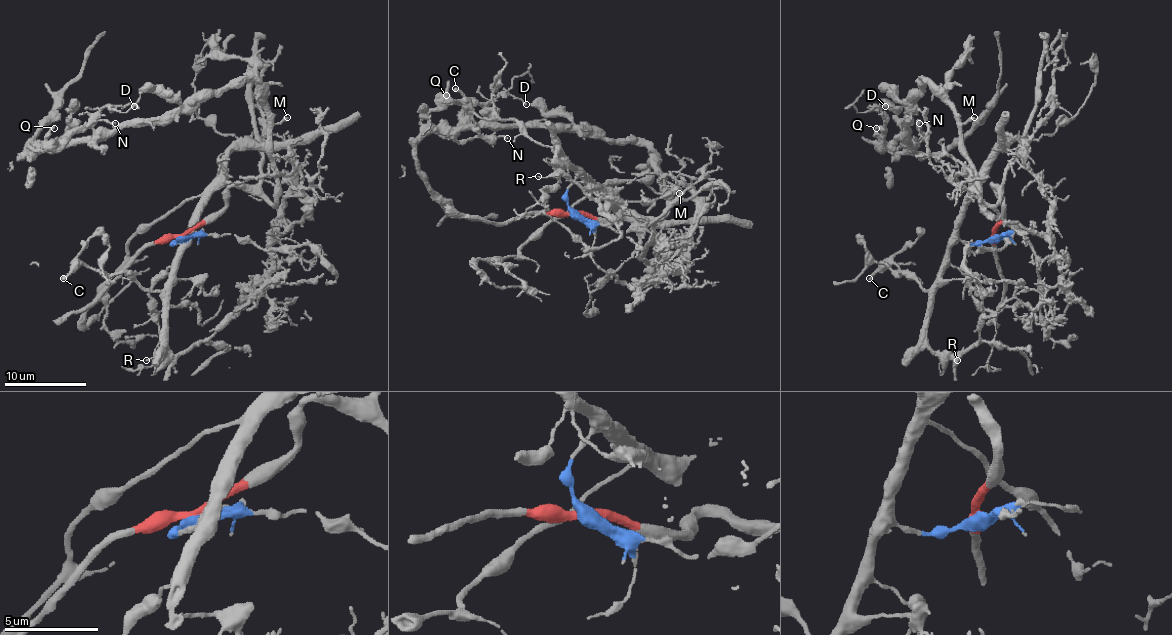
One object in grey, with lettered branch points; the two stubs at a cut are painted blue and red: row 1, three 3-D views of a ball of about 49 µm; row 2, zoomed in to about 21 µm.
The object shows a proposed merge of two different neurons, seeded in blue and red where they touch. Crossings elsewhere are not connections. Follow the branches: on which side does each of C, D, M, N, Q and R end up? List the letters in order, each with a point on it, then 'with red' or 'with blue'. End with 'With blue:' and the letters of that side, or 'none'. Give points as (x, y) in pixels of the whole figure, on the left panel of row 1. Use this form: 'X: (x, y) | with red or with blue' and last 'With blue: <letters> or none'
C: (63, 278) | with blue
D: (134, 106) | with red
M: (287, 117) | with red
N: (115, 123) | with red
Q: (54, 128) | with red
R: (146, 360) | with blue
With blue: C, R

